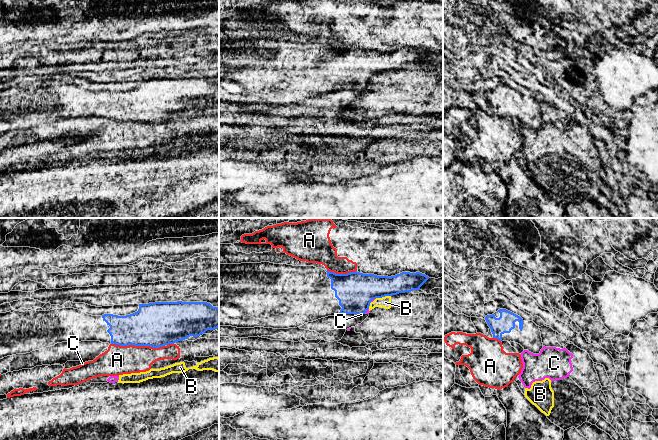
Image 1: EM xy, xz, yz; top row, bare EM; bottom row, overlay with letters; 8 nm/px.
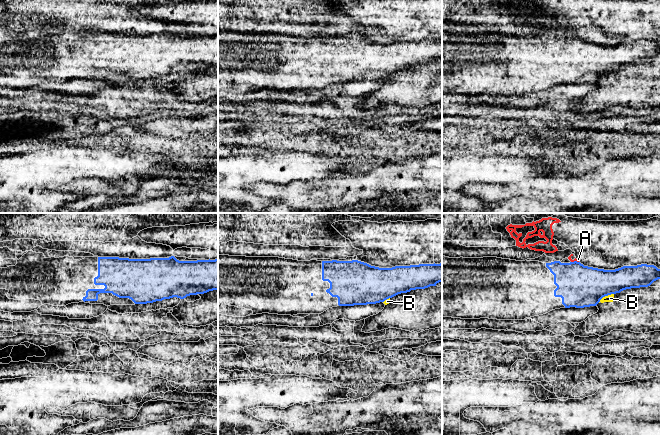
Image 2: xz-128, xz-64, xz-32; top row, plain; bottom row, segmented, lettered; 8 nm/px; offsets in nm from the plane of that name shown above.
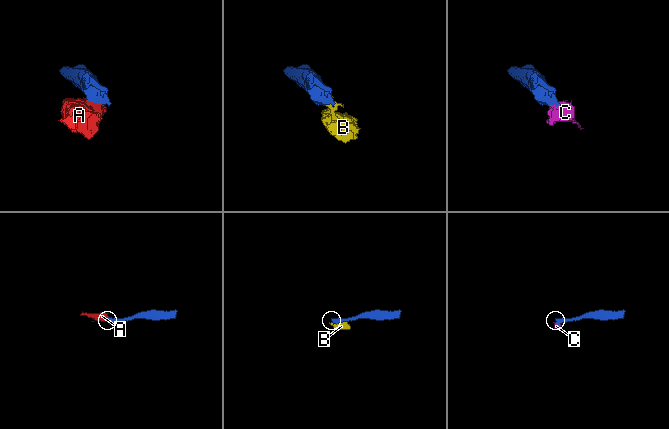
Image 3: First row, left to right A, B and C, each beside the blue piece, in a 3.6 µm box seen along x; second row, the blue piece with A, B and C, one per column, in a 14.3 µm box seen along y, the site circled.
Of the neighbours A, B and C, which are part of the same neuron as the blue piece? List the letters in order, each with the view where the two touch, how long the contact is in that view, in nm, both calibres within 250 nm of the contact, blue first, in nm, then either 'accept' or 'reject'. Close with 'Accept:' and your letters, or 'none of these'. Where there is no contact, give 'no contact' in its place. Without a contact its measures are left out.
A: meets blue in xy; contact 440 nm long; 360 nm thick on the blue side, 240 nm on the other; reject
B: meets blue in xz; contact 130 nm long; 300 nm thick on the blue side, 90 nm on the other; reject
C: meets blue in xz; contact 50 nm long; 300 nm thick on the blue side, 20 nm on the other; reject
Accept: none of these

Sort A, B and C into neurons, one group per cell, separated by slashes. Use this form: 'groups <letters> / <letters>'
groups A / B C

